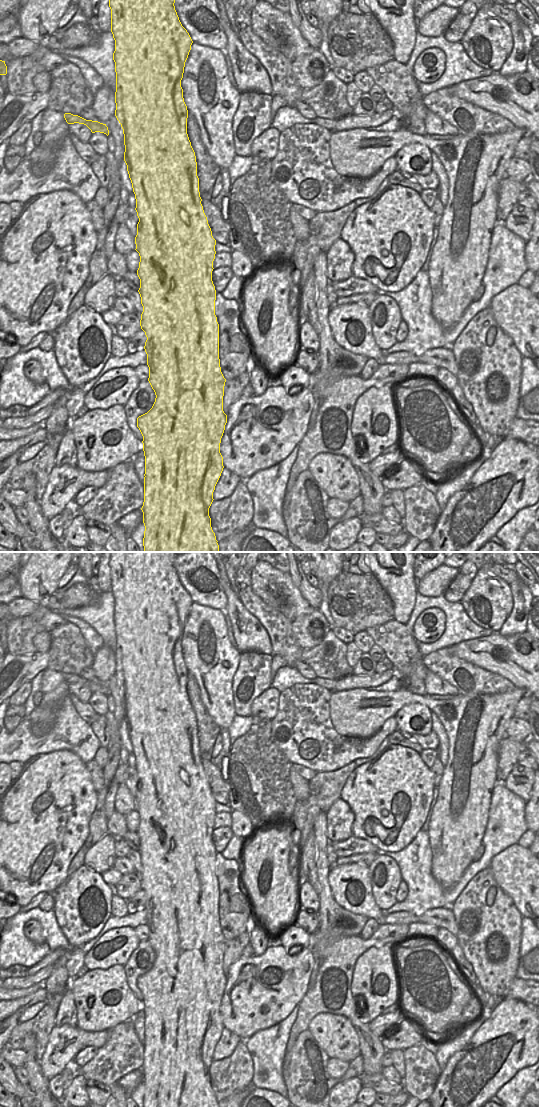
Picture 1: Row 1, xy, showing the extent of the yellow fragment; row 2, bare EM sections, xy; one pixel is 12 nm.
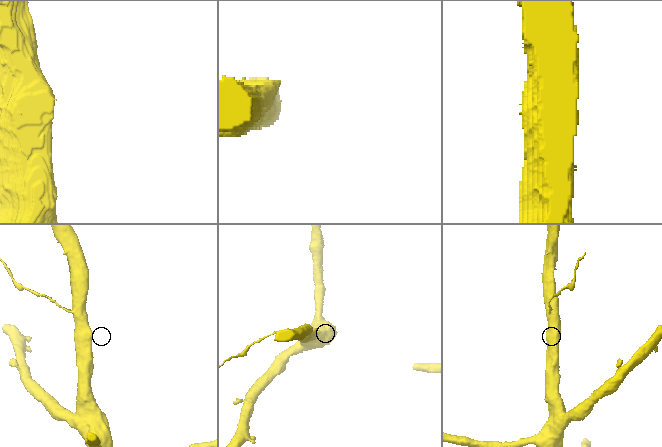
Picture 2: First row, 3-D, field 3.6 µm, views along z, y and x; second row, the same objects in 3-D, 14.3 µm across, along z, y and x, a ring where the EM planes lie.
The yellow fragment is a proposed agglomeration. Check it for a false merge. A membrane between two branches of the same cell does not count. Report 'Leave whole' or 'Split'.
Split.

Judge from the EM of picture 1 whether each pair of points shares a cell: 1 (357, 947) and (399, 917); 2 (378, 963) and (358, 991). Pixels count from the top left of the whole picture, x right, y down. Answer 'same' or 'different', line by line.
1: different
2: same

